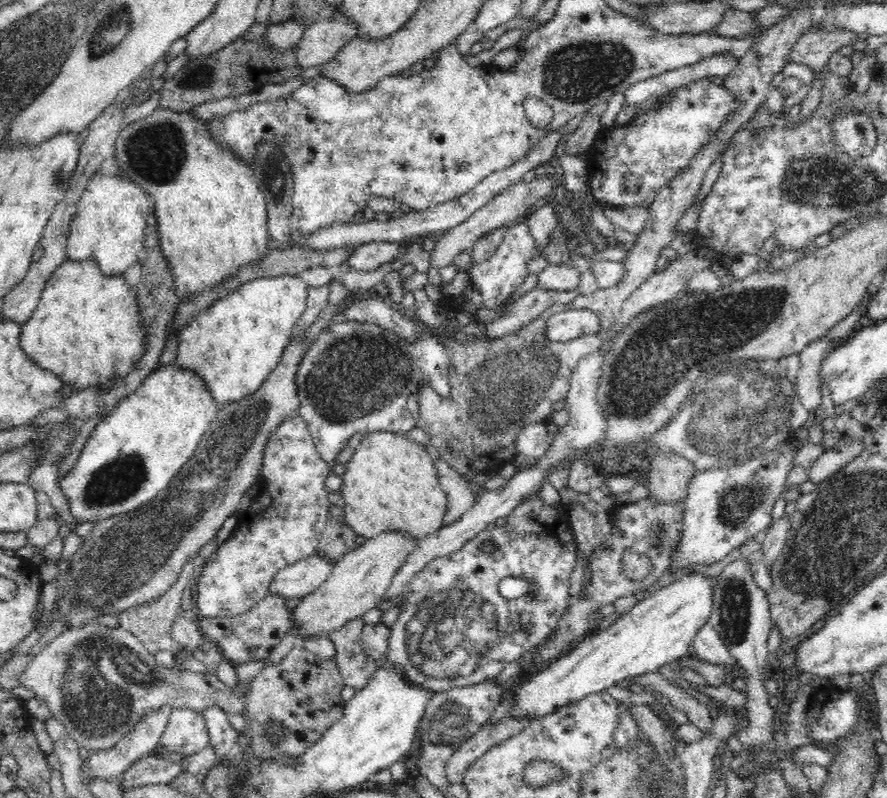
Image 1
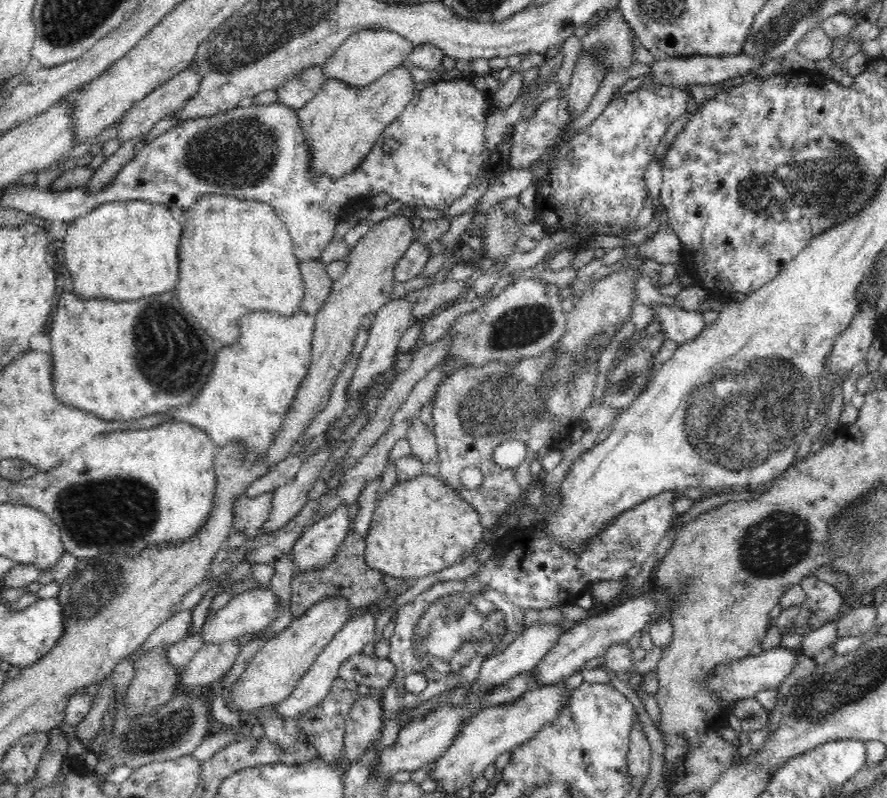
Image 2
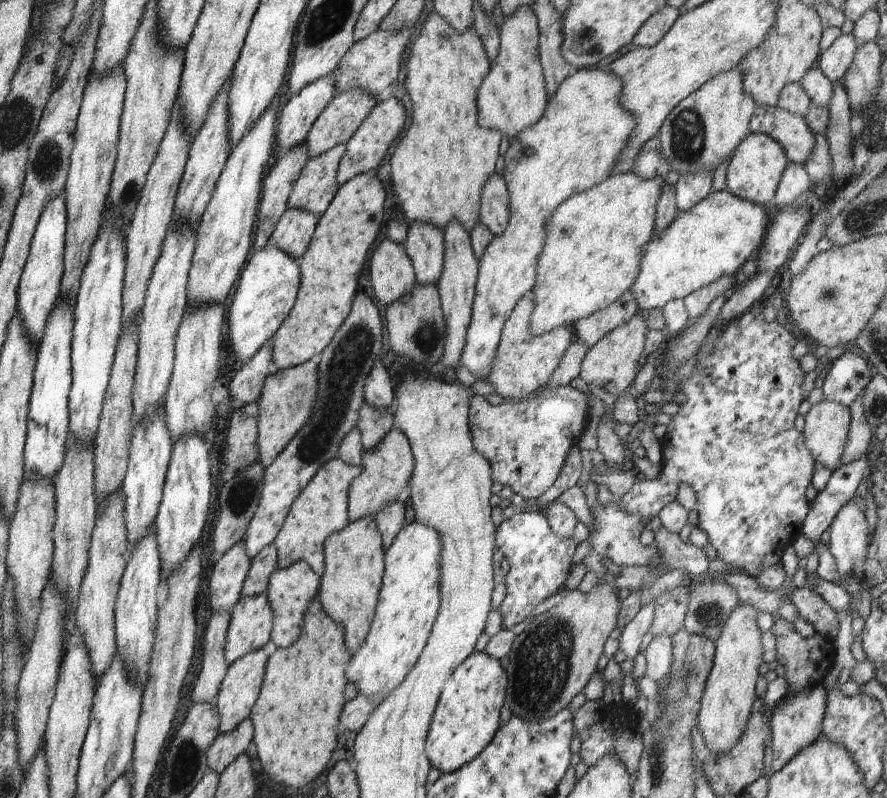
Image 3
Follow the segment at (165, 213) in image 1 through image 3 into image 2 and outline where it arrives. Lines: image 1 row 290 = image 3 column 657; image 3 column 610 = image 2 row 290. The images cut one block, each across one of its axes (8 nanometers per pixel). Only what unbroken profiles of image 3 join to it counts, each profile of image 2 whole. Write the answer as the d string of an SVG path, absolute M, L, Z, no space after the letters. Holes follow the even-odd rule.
M210 193L200 195L190 208L184 209L184 216L187 224L183 225L180 239L180 280L176 296L219 346L231 345L238 340L239 320L249 312L270 311L289 317L301 310L305 287L299 258L293 253L292 239L284 221L272 205Z

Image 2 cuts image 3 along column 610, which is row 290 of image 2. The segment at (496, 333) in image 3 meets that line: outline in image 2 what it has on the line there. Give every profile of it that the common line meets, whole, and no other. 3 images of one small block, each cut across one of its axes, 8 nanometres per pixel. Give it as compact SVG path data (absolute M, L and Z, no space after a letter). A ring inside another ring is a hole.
M141 200L99 204L75 218L63 238L65 267L71 274L73 292L80 299L138 300L147 296L175 292L179 279L179 246L183 225L172 217L169 207Z

